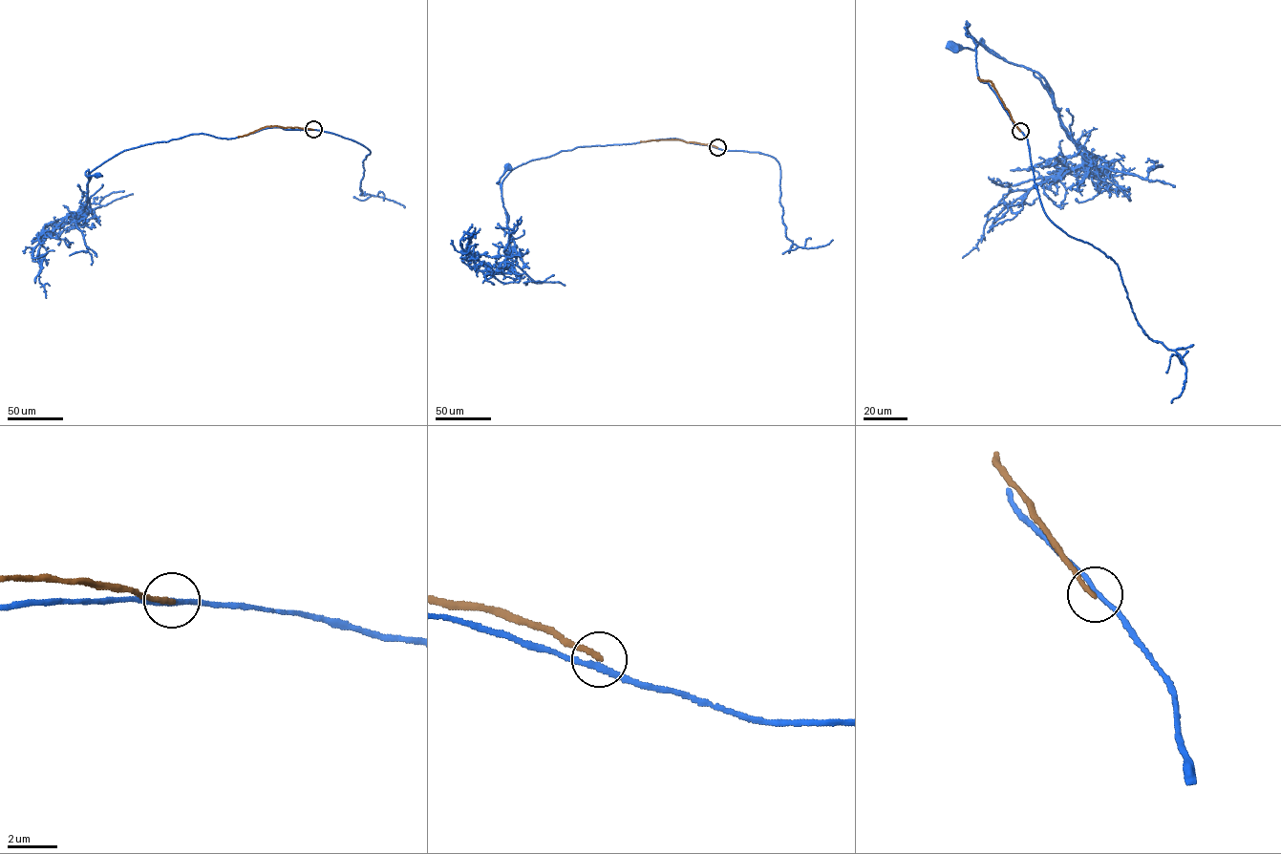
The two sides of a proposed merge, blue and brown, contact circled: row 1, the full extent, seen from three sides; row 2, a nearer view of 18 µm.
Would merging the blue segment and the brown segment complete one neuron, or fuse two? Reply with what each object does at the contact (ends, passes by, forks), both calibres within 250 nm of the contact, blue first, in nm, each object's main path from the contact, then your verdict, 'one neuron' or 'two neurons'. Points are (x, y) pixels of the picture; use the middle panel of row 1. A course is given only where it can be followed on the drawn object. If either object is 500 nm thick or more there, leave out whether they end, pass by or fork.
blue passes by | brown ends | 190/200 nm | blue via (717, 147), (674, 138), (578, 146), (515, 168), (502, 181), (501, 193), (500, 181), (497, 182), (506, 167) | brown via (717, 147), (675, 139), (640, 141) | two neurons

